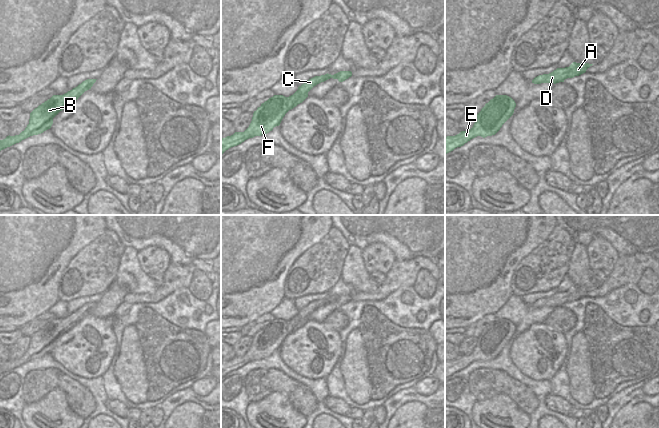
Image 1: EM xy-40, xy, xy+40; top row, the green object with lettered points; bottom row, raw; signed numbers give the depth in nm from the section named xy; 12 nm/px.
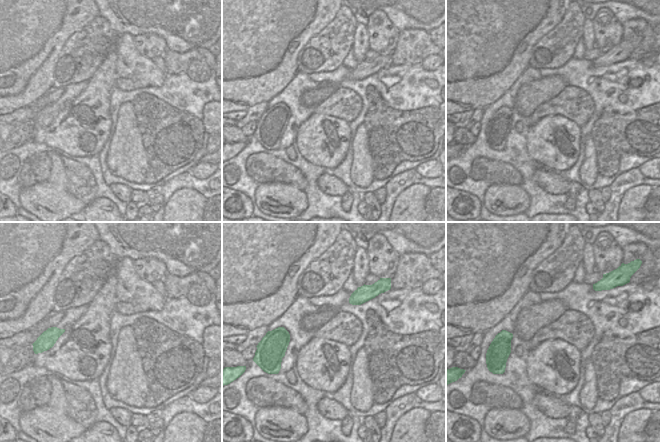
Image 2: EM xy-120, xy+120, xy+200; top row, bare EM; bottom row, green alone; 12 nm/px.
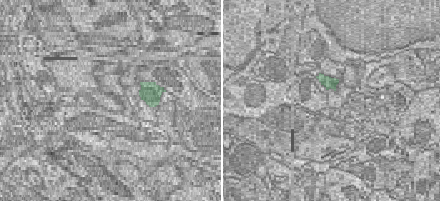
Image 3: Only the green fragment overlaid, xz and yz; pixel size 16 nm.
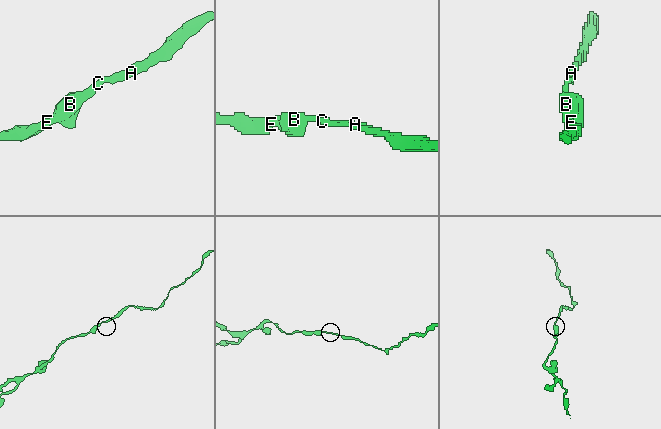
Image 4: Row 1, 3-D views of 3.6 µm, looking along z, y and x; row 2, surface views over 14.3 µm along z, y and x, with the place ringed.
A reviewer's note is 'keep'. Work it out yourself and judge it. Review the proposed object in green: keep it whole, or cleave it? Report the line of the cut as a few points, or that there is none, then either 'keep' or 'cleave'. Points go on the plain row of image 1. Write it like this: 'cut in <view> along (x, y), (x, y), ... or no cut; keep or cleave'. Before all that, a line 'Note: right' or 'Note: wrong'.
Note: right
no cut; keep

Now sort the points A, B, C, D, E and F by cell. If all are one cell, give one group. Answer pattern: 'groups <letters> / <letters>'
groups A B C D E F

